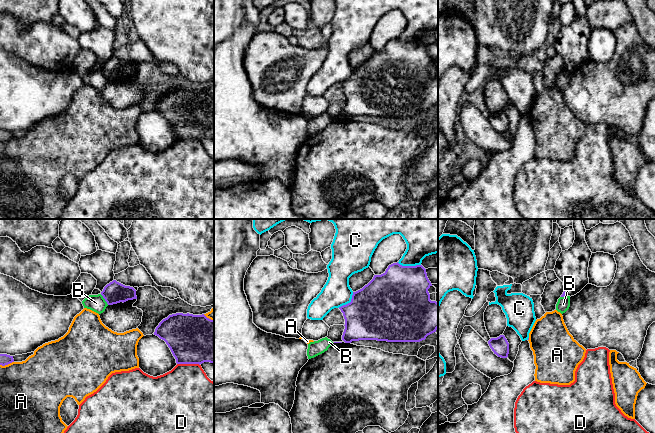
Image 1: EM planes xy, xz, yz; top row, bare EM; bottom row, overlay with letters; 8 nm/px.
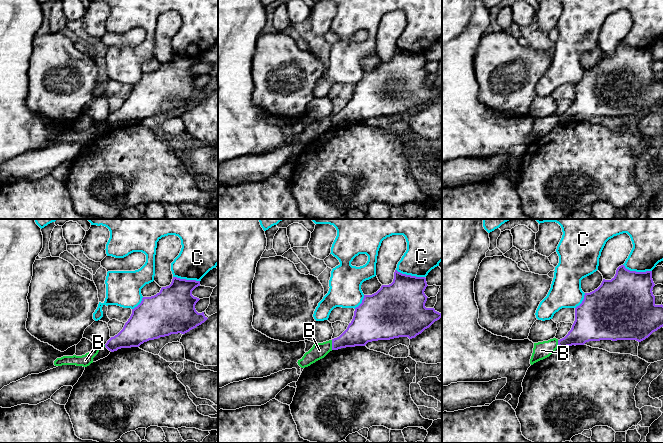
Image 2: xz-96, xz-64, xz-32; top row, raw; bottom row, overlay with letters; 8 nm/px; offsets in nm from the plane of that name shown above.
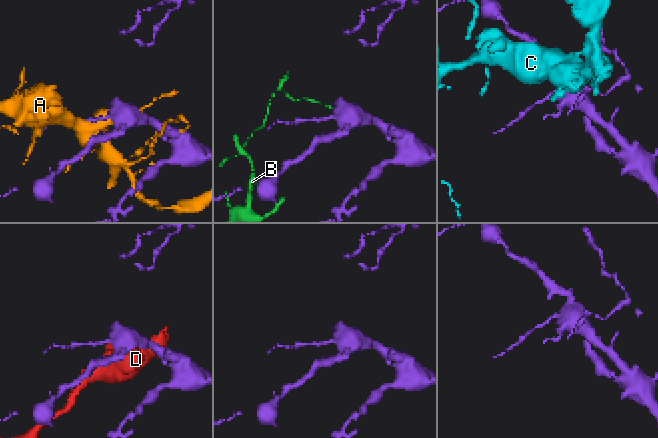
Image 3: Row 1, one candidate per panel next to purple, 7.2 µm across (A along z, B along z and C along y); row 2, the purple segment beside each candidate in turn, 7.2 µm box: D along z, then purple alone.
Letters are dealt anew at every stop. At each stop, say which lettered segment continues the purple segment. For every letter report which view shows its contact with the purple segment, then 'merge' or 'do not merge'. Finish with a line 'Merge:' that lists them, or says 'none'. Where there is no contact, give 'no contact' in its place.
A: contact in xy; do not merge
B: contact in xy; do not merge
C: contact in xz; do not merge
D: contact in xy; do not merge
Merge: none

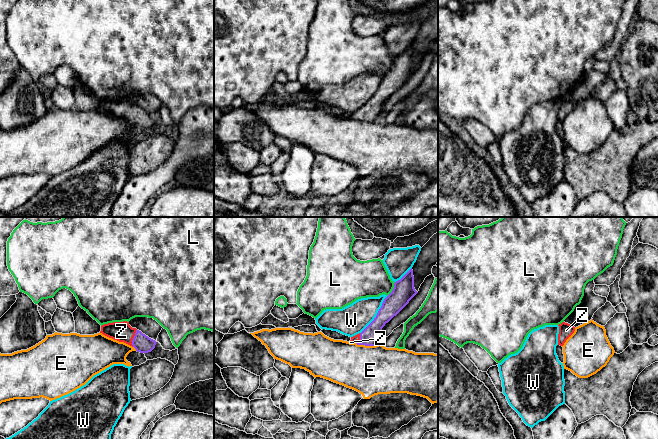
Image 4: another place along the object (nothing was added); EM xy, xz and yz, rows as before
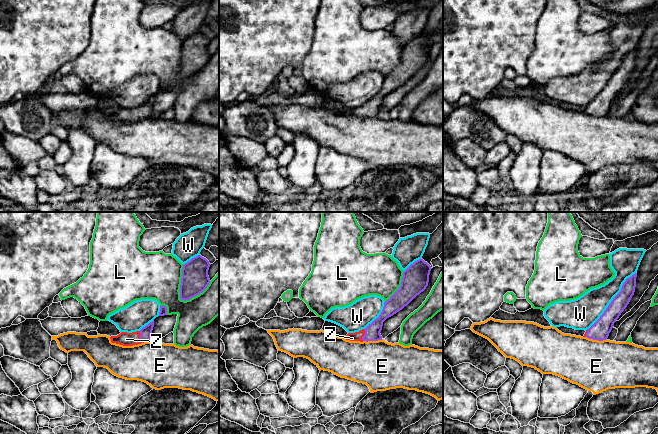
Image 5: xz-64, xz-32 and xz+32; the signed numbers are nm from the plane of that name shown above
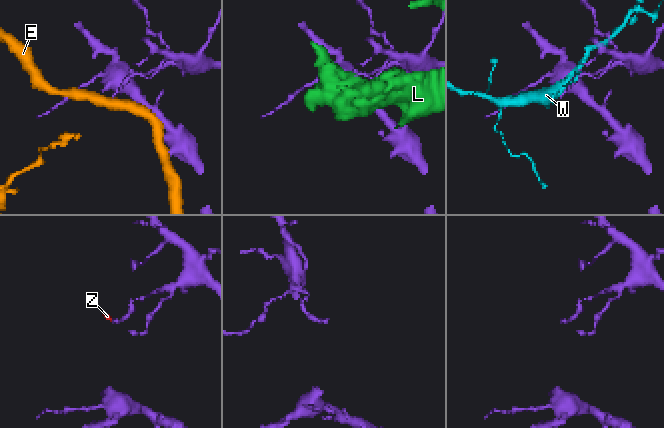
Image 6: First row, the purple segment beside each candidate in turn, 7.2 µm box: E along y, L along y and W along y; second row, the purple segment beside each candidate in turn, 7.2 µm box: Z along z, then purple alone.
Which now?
E: contact in xz; do not merge
L: contact in xz; do not merge
W: contact in xz; do not merge
Z: contact in xy; do not merge
Merge: none

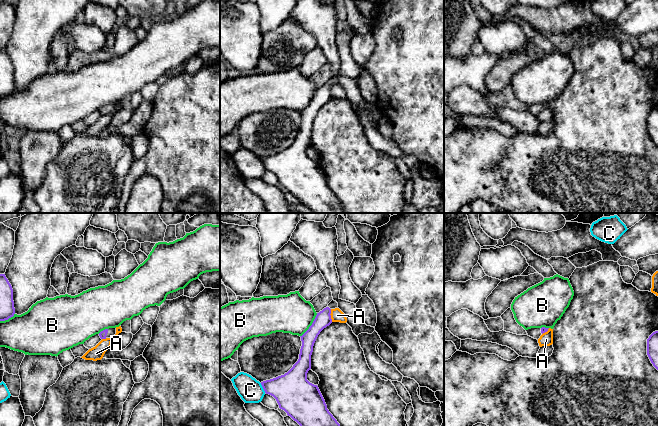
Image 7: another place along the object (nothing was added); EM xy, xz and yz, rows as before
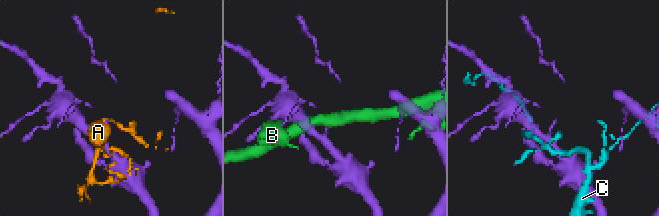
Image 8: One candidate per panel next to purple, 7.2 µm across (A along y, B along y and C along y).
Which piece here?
A: contact in xz; do not merge
B: contact in xz; do not merge
C: contact in xz; do not merge
Merge: none

